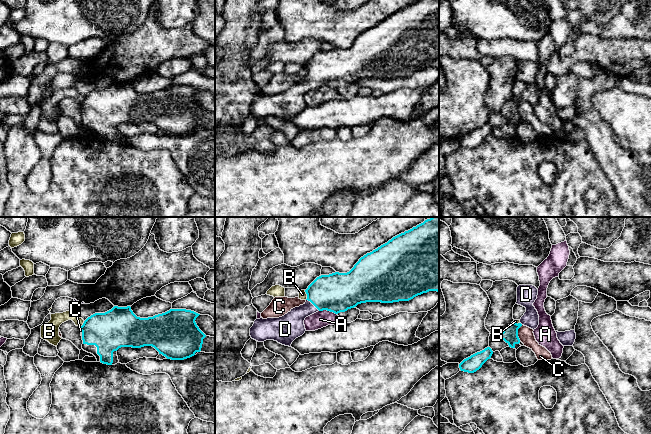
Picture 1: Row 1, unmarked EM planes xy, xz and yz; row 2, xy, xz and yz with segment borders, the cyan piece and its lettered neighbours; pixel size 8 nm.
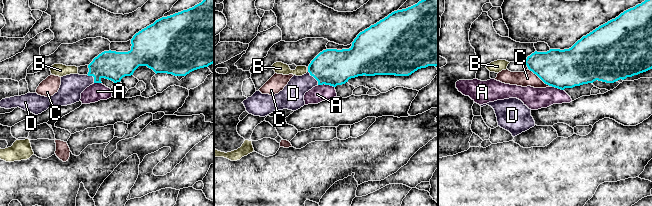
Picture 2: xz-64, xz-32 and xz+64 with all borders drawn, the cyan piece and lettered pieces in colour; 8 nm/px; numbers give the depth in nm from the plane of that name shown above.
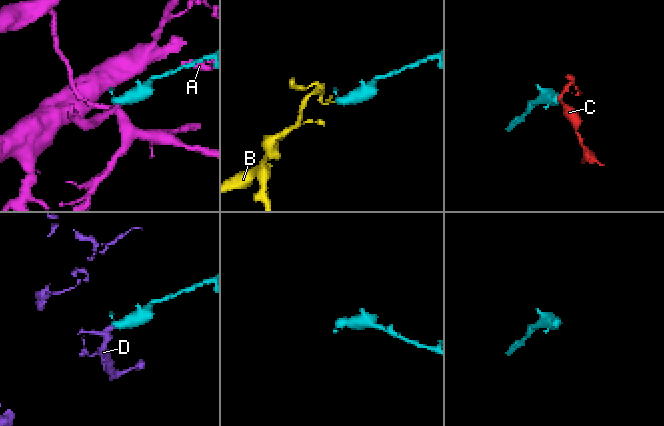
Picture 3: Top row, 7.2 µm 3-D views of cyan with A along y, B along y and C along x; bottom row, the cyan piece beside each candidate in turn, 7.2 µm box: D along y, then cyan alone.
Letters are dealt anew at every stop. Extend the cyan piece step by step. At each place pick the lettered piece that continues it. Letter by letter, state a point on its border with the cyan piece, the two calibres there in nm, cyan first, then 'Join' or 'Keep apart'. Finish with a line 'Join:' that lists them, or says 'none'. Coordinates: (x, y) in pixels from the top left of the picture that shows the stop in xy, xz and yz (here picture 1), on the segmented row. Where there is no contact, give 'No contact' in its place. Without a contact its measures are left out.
A: Touches cyan at xz (328, 310). Thickness 320 nm (cyan) against 140 nm. Keep apart
B: Touches cyan at xz (307, 295). Thickness 320 nm (cyan) against 60 nm. Keep apart
C: Touches cyan at yz (517, 333). Thickness 130 nm (cyan) against 120 nm. Keep apart
D: Touches cyan at xz (313, 304). Thickness 320 nm (cyan) against 200 nm. Join
Join: D

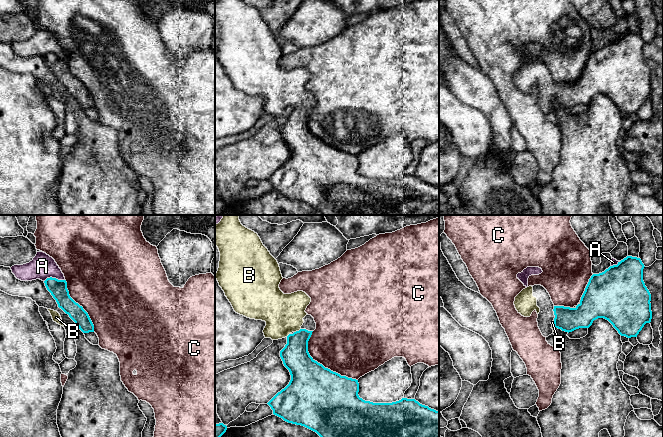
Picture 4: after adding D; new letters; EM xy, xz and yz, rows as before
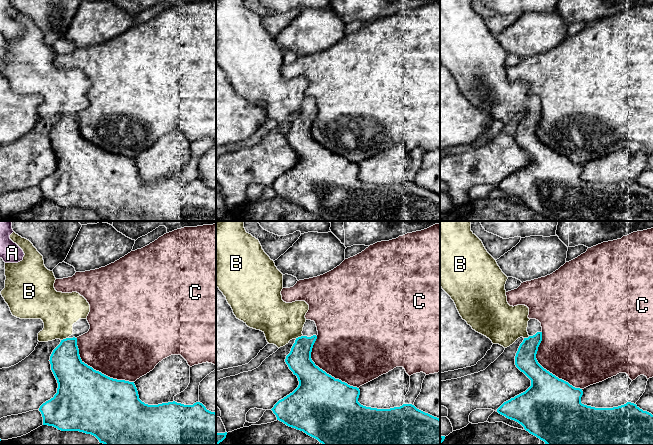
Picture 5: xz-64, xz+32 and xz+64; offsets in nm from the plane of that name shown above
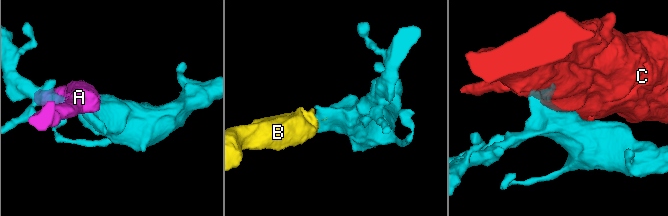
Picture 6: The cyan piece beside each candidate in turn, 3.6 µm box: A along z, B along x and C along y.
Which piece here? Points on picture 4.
A: Touches cyan at xy (54, 278). Thickness 140 nm (cyan) against 200 nm. Keep apart
B: Touches cyan at xz (297, 331). Thickness 220 nm (cyan) against 320 nm. Join
C: Touches cyan at xz (321, 364). Thickness 460 nm (cyan) against 480 nm. Keep apart
Join: B

